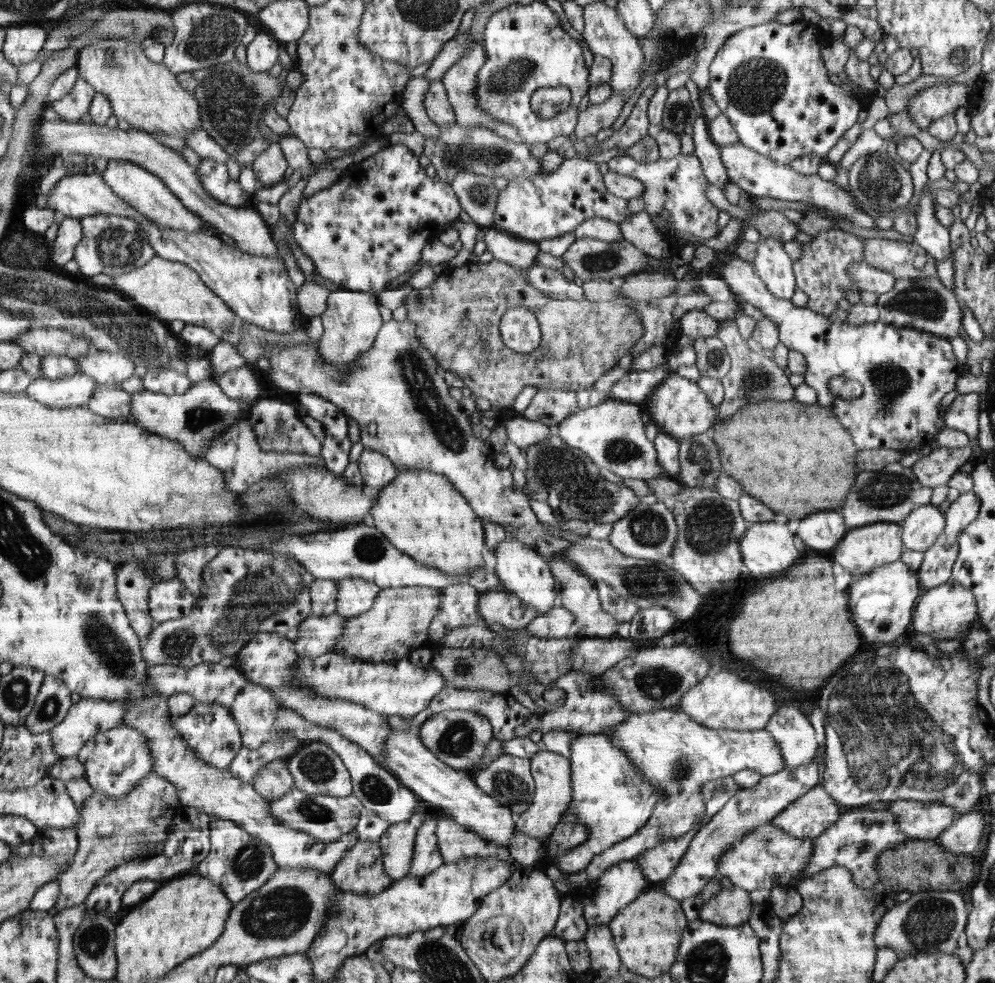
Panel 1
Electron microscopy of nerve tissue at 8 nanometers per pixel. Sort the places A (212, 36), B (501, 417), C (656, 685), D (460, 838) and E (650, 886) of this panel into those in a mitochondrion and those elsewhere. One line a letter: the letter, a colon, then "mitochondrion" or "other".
A: mitochondrion
B: other
C: mitochondrion
D: mitochondrion
E: other

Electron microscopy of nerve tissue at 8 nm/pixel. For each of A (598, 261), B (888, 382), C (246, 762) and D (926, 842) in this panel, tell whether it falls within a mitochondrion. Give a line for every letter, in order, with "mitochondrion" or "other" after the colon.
A: mitochondrion
B: mitochondrion
C: other
D: other

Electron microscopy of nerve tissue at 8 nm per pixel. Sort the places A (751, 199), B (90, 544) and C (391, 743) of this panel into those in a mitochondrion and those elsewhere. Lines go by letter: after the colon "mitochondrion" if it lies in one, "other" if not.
A: other
B: other
C: other

